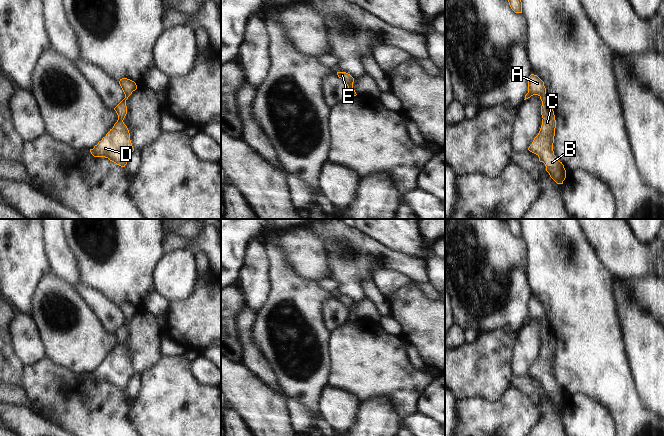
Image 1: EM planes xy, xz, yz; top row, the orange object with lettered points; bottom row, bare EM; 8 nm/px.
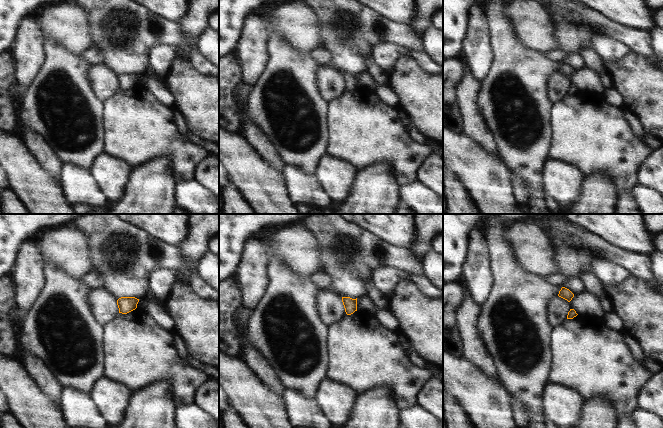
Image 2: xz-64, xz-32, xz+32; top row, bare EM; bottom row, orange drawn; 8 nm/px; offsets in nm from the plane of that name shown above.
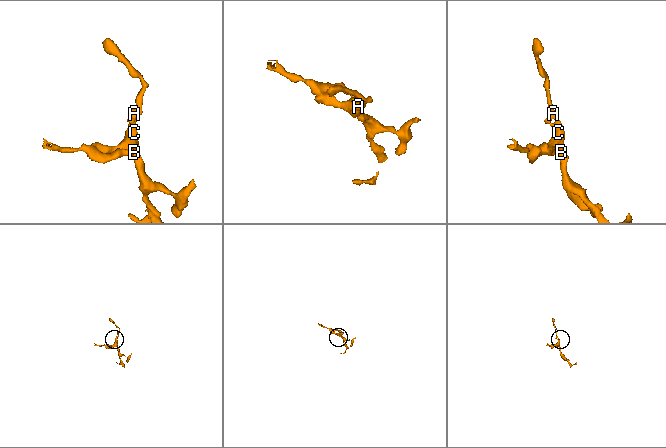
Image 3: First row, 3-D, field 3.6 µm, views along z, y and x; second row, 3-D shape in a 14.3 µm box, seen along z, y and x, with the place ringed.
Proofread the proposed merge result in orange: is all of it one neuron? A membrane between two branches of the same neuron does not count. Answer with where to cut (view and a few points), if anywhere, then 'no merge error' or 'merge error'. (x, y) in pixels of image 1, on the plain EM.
cut none; no merge error

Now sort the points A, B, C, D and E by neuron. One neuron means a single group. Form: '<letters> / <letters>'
A B C D E

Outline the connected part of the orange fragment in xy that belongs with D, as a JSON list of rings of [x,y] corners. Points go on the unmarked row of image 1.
[[[122,302],[119,308],[125,318],[125,322],[114,332],[118,339],[118,344],[113,352],[90,373],[94,381],[105,381],[121,391],[125,391],[129,379],[134,375],[130,364],[130,357],[123,344],[127,338],[126,324],[137,313],[134,305]]]

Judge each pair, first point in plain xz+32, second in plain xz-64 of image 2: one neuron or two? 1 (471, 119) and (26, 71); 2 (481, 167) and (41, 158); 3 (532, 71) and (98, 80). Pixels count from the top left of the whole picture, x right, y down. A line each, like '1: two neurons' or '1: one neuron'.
1: two neurons
2: two neurons
3: two neurons

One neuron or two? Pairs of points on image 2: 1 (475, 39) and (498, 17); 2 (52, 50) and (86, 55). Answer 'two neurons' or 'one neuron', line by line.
1: two neurons
2: two neurons

